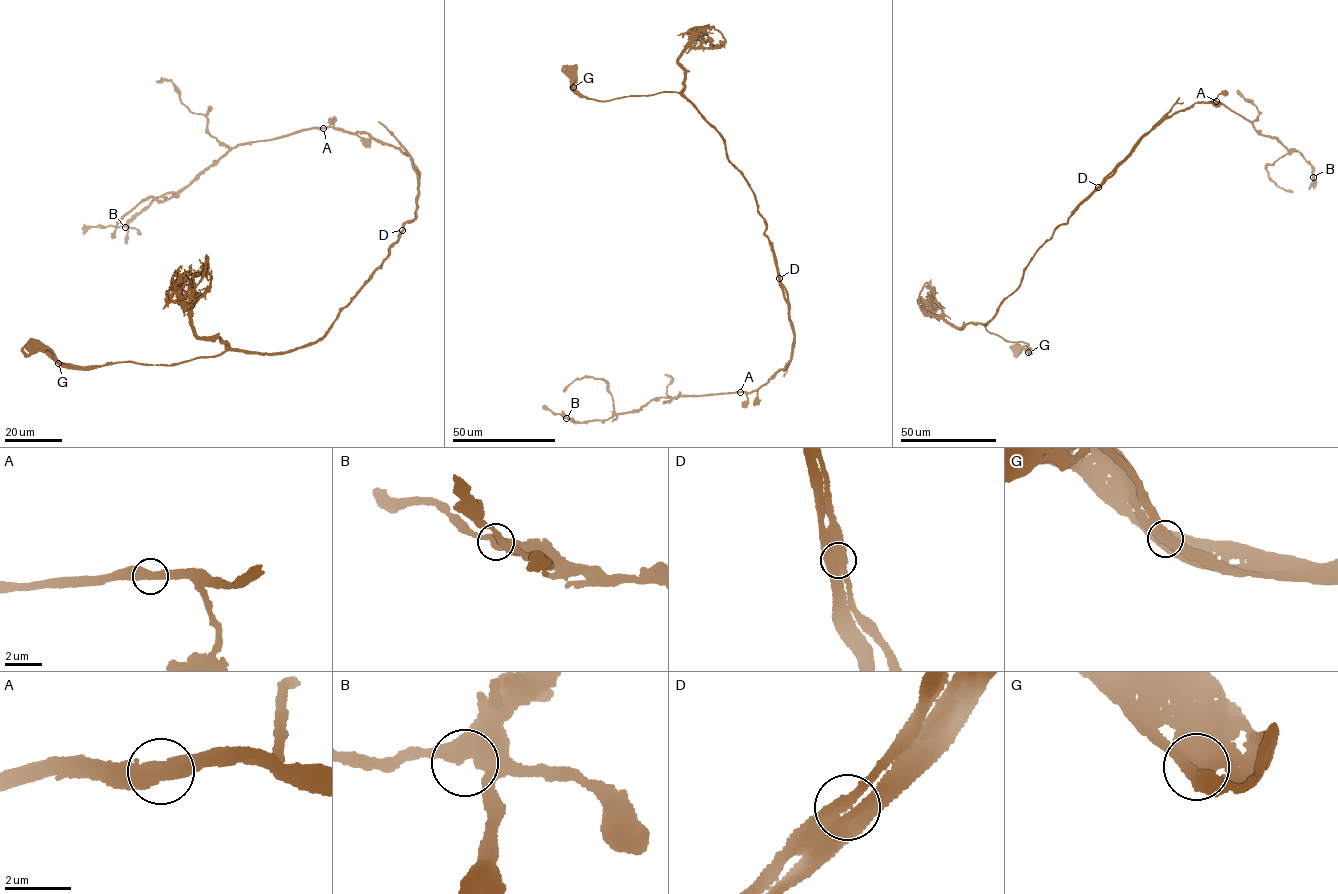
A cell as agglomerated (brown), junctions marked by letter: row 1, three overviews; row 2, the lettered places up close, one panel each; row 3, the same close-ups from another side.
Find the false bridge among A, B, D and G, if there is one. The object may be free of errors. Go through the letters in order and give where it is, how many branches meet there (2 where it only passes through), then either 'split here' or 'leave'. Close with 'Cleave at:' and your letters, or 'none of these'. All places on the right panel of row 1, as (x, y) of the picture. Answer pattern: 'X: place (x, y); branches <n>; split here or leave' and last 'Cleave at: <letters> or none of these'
A: place (1216, 101); branches 2; leave
B: place (1313, 177); branches 2; leave
D: place (1098, 187); branches 2; split here
G: place (1028, 352); branches 2; leave
Cleave at: D

